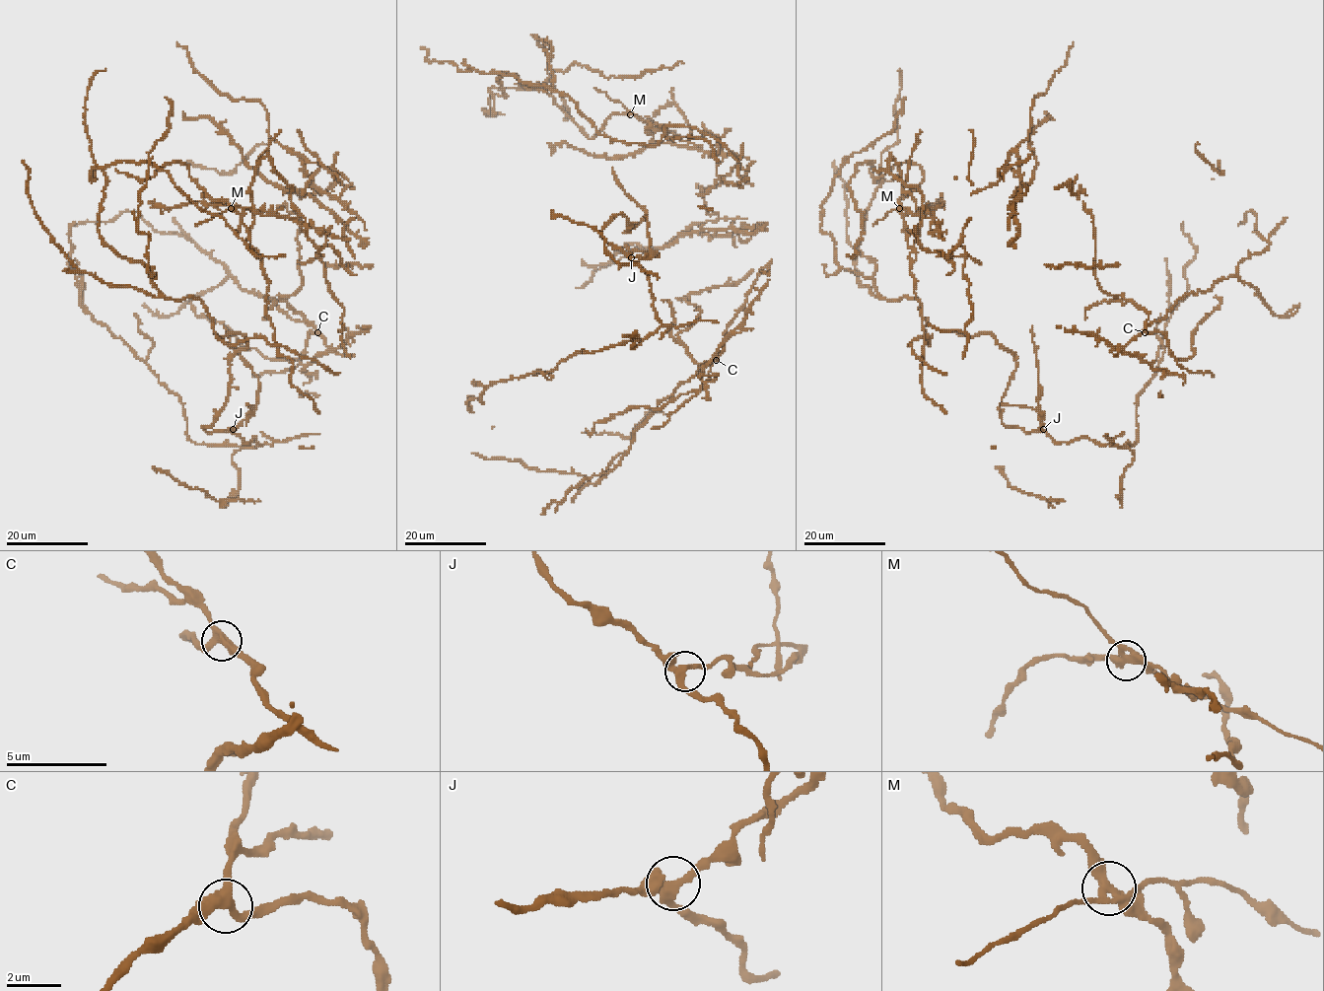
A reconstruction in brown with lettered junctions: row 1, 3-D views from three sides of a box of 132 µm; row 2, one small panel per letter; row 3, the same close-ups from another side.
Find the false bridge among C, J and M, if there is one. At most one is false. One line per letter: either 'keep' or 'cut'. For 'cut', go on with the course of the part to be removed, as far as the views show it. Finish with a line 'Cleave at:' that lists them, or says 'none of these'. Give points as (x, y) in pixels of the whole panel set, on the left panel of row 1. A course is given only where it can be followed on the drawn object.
C: keep
J: keep
M: cut | (232, 208), (248, 207), (262, 215), (285, 218), (297, 217), (299, 213), (296, 211)
Cleave at: M

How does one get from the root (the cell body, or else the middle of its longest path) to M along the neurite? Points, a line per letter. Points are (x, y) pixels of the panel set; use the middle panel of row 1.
M: (594, 136), (610, 114), (630, 113)

